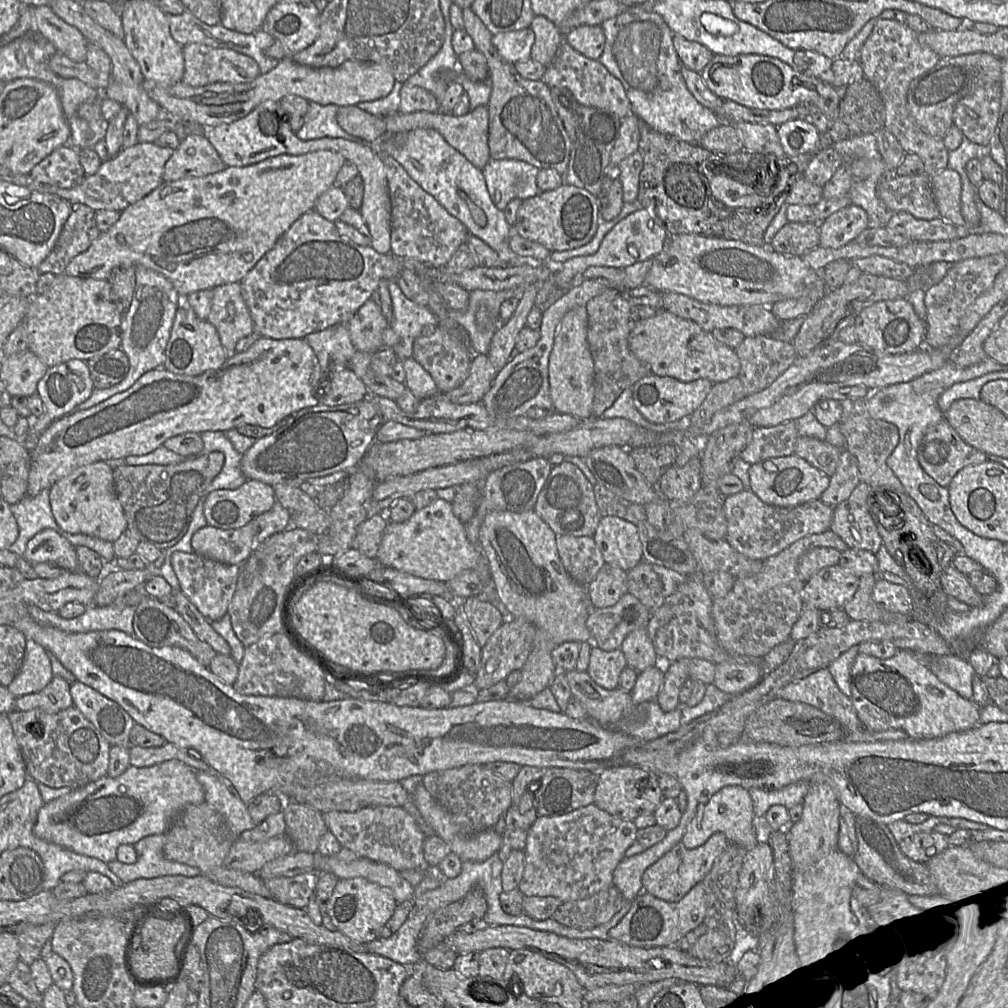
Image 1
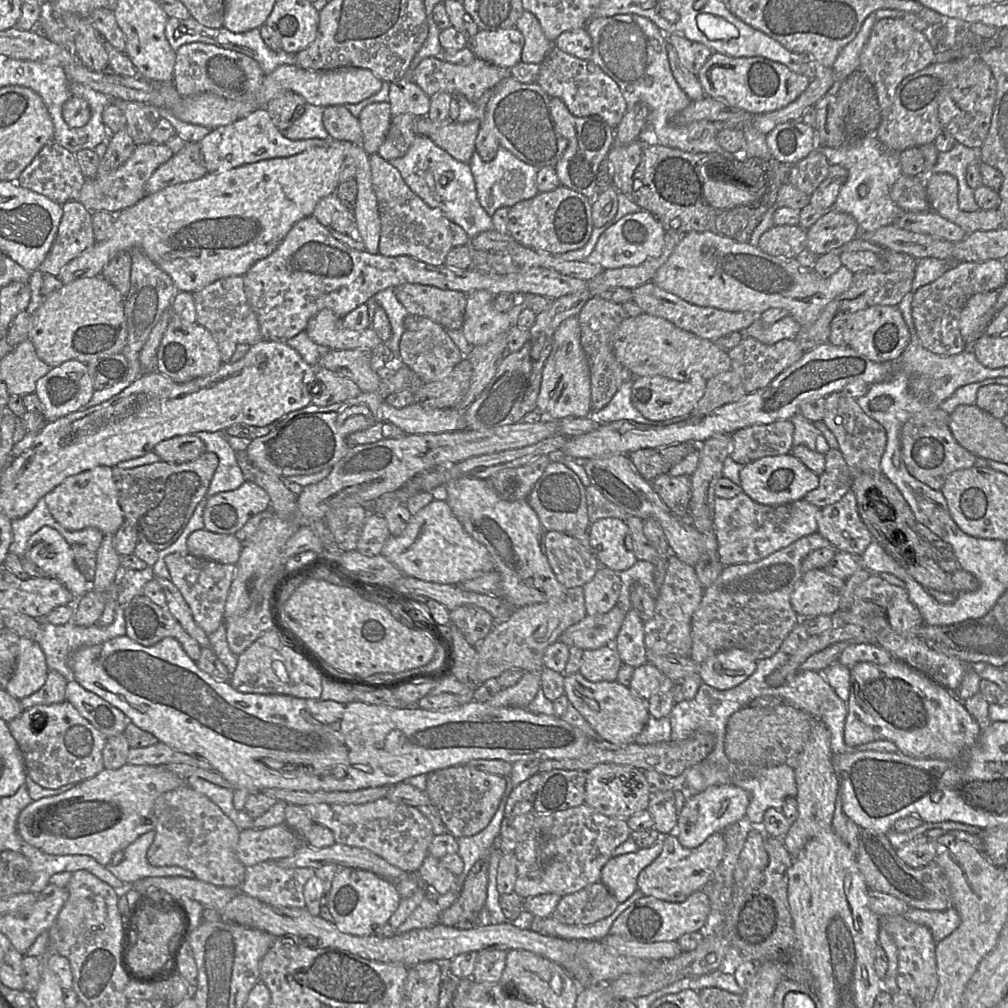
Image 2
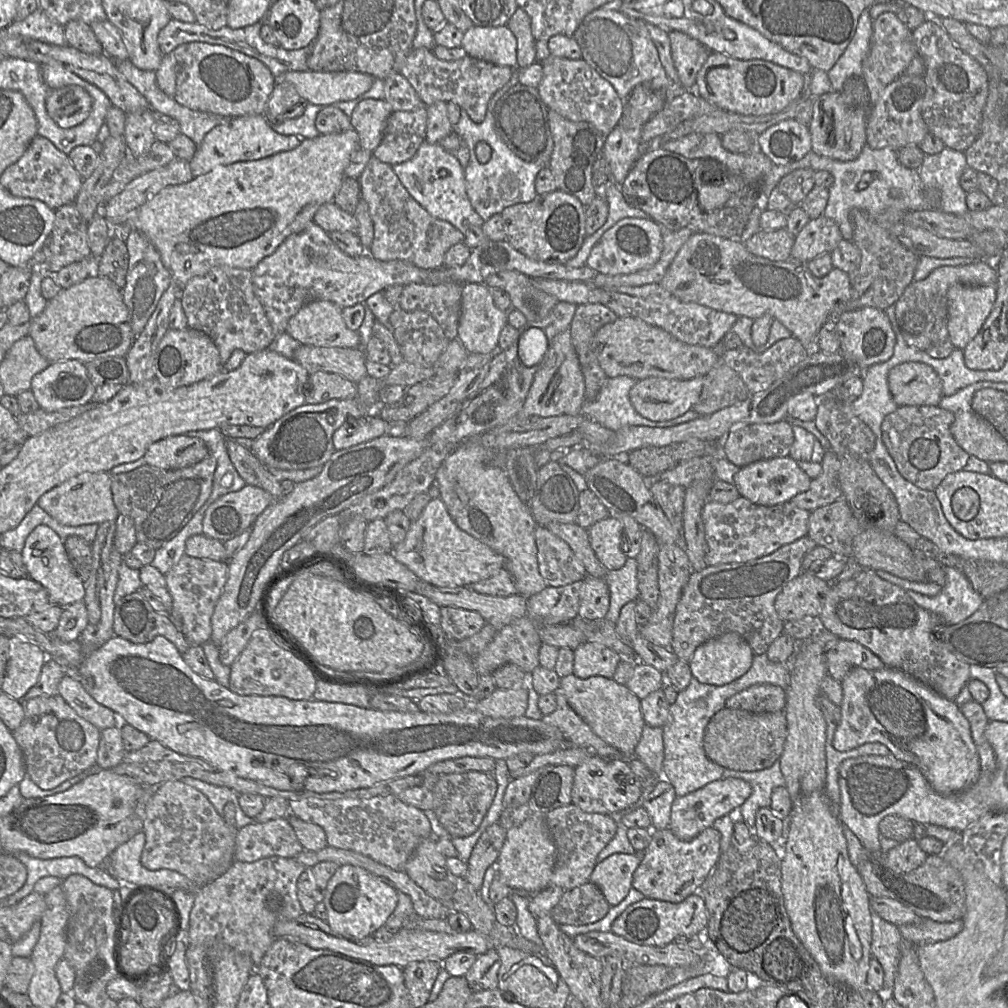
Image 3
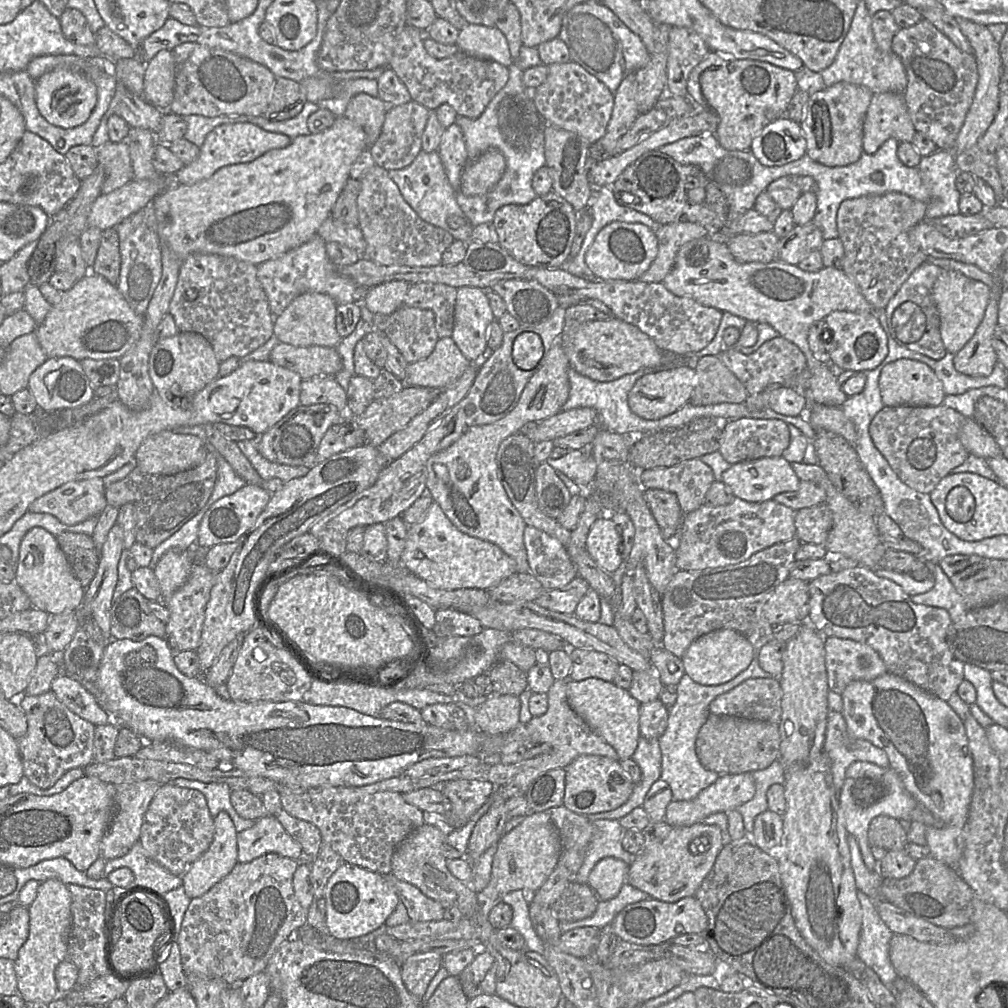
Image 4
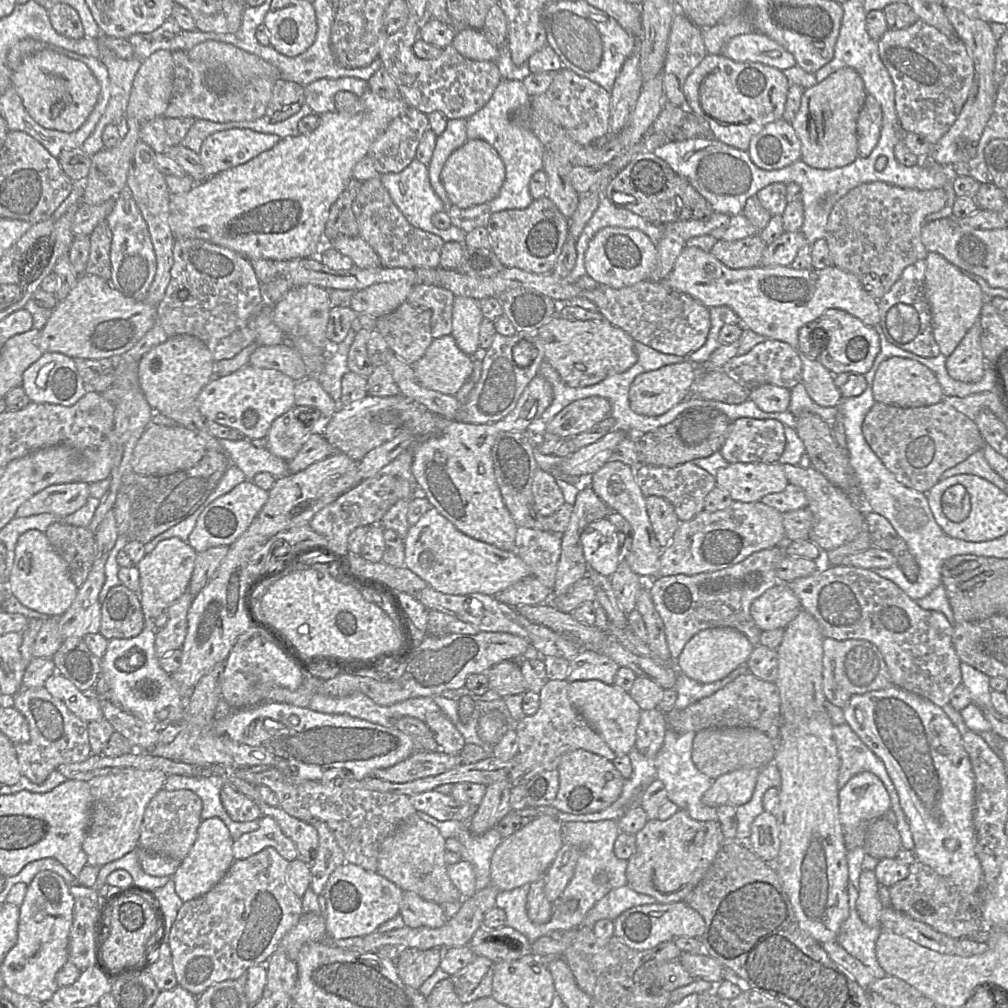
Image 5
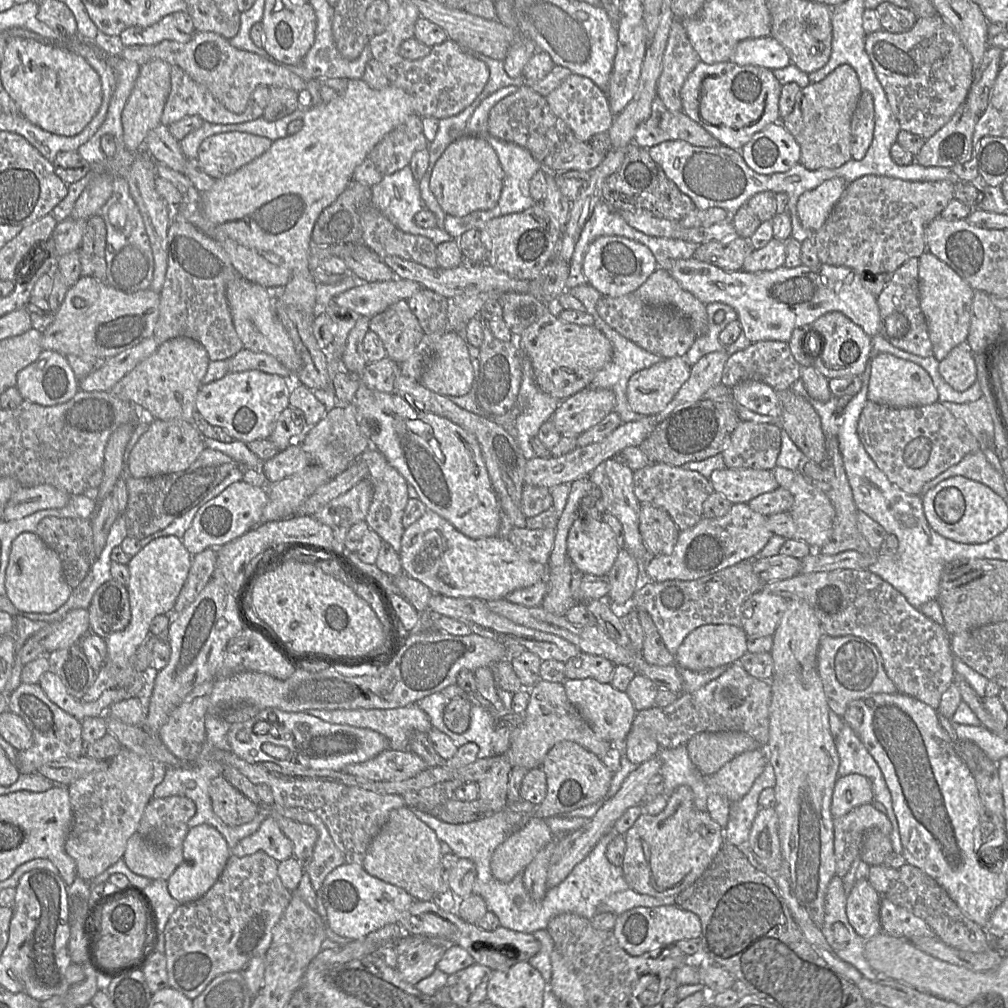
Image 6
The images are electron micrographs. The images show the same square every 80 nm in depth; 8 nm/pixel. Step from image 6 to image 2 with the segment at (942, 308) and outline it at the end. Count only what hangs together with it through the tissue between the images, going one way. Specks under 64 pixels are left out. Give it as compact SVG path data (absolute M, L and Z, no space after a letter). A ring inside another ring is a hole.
M999 290L982 292L970 297L964 305L959 320L959 330L965 343L972 342L980 325L981 319L994 306Z

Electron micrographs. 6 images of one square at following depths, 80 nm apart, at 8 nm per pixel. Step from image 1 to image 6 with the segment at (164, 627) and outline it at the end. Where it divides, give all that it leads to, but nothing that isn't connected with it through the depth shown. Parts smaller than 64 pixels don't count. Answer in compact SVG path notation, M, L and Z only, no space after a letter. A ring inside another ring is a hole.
M113 578L108 580L95 591L87 610L90 631L101 638L124 630L131 619L127 588Z

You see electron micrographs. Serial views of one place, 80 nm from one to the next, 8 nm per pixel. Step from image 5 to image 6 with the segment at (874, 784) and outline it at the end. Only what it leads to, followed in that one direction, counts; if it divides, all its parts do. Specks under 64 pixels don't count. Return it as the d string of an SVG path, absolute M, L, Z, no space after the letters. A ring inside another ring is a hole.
M850 774L838 777L831 801L832 816L841 817L855 807L871 804L873 800L872 784L865 776Z

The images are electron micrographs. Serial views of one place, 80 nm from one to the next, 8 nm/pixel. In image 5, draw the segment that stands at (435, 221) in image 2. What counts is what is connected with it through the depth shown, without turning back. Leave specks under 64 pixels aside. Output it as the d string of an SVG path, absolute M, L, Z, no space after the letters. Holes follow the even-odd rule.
M380 177L362 182L352 203L352 209L358 224L359 236L379 256L381 266L407 269L440 266L441 248L445 242L437 235L412 226L393 203Z

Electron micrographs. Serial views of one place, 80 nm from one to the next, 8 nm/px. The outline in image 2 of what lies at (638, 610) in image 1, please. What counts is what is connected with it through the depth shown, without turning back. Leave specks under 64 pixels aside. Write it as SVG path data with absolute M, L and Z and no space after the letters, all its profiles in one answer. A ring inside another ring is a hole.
M614 606L609 612L586 616L567 628L559 641L583 650L612 645L619 633L627 611Z

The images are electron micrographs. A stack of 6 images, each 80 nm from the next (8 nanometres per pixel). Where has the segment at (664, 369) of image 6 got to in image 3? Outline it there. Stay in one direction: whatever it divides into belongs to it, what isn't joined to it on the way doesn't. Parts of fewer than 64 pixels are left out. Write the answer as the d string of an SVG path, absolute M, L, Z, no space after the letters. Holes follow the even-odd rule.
M647 377L632 386L629 400L642 417L651 421L666 421L692 410L702 386L703 377L688 380Z

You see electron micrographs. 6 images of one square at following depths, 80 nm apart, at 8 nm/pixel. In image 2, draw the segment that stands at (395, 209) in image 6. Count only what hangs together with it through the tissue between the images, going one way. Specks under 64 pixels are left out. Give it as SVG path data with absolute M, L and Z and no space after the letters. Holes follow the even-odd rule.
M417 135L402 157L389 162L399 171L412 192L429 207L439 209L447 219L463 228L470 239L481 232L493 230L492 217L478 201L469 164L456 160L427 136Z

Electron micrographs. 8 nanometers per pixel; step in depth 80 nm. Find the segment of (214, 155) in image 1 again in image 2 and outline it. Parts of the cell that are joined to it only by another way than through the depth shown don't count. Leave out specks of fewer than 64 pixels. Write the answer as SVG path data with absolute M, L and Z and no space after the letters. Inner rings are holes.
M187 142L178 153L154 171L145 185L146 195L168 186L198 180L206 174L200 144Z

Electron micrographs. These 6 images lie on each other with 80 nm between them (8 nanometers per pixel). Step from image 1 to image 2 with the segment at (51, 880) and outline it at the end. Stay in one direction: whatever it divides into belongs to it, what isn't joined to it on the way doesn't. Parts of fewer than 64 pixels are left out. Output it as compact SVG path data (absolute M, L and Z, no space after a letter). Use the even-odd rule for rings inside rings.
M36 847L12 849L23 854L31 863L34 882L31 893L38 894L48 884L52 875L60 872L86 870L117 890L119 895L126 889L126 884L115 877L105 866L87 855L50 855Z

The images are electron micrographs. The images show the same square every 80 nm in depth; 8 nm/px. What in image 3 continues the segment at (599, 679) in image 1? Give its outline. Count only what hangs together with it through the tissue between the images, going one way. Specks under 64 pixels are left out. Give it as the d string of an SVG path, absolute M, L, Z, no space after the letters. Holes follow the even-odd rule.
M583 643L574 649L573 675L587 679L593 676L613 678L621 657L614 650L597 643Z

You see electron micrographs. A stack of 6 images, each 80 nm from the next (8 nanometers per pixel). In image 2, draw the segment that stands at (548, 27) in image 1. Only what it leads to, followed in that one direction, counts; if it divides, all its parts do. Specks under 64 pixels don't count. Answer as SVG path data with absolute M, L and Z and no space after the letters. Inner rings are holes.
M524 10L517 20L515 28L524 37L521 62L541 64L553 47L553 42L545 36L537 17Z

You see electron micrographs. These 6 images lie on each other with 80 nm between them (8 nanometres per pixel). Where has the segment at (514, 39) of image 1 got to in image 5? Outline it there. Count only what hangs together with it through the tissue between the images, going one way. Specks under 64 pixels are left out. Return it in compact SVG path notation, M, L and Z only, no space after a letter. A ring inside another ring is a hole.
M471 27L456 31L452 45L461 55L476 61L496 61L500 49L482 29Z

